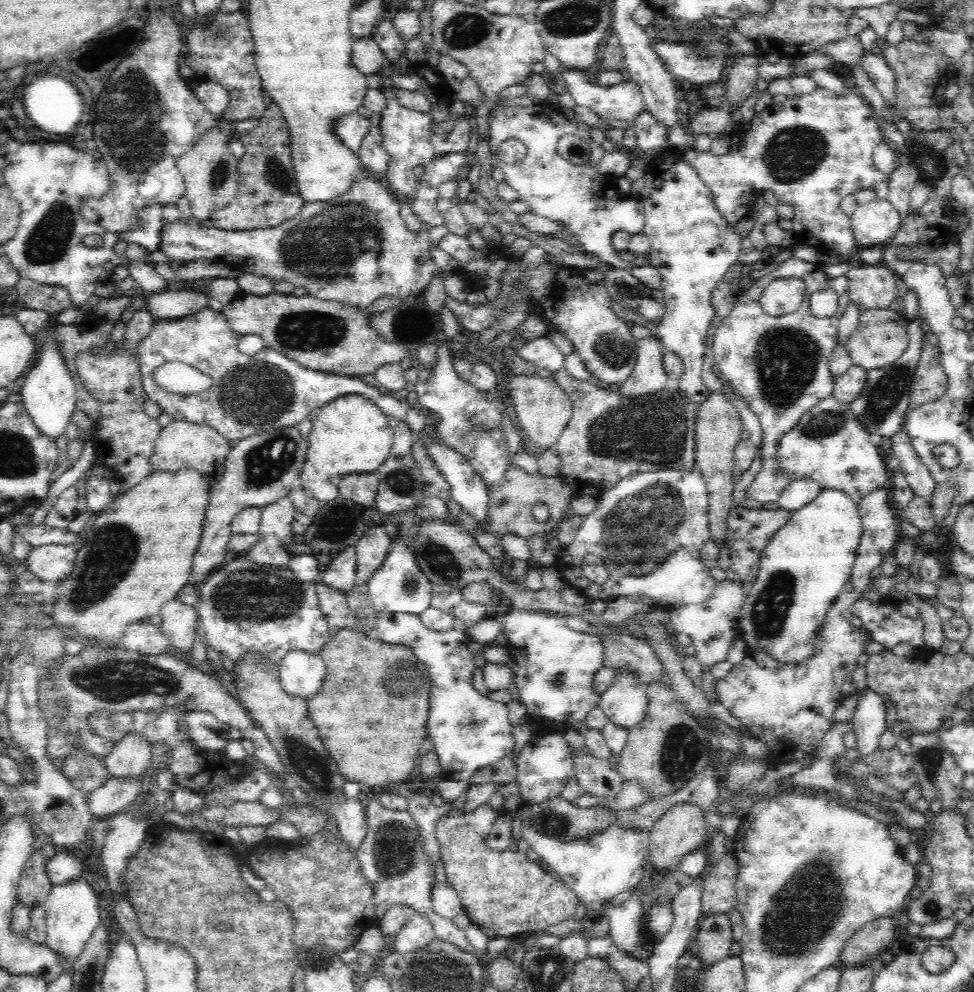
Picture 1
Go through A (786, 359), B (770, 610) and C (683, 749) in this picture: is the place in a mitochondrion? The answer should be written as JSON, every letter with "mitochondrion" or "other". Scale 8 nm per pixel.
{"A":"mitochondrion","B":"mitochondrion","C":"mitochondrion"}

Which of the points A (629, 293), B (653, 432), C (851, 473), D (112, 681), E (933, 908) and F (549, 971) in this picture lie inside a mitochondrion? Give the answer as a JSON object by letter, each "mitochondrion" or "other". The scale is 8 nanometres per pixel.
{"A":"mitochondrion","B":"mitochondrion","C":"other","D":"mitochondrion","E":"mitochondrion","F":"mitochondrion"}

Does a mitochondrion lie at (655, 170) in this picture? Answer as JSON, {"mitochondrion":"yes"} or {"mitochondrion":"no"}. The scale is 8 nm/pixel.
{"mitochondrion":"no"}

